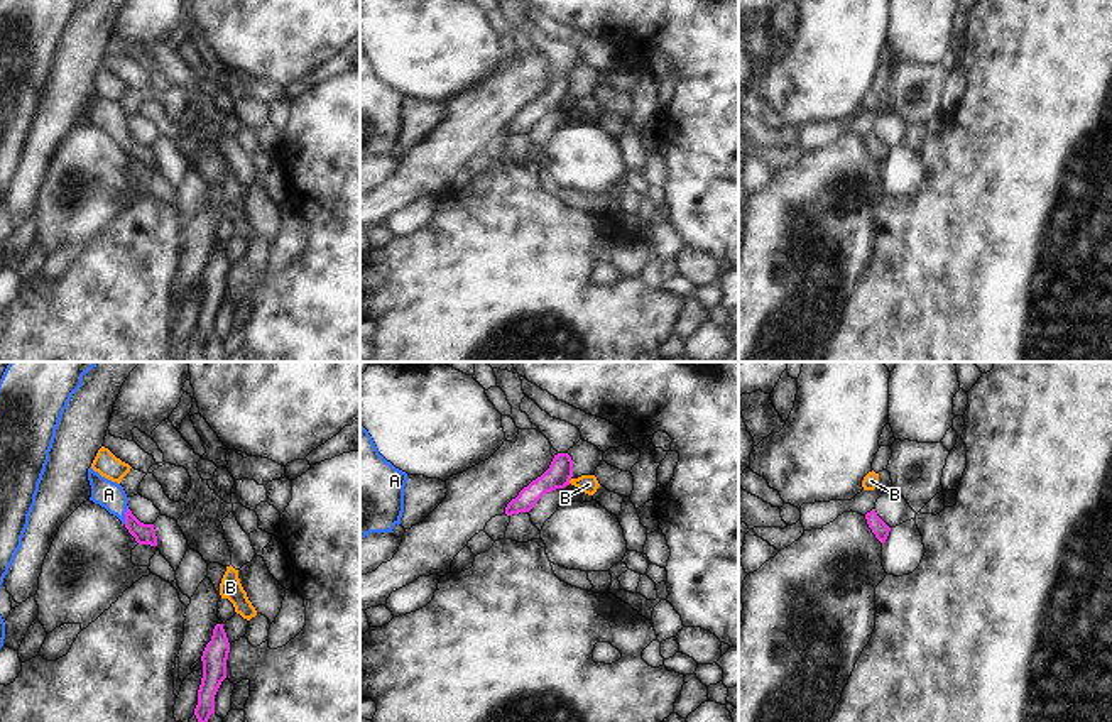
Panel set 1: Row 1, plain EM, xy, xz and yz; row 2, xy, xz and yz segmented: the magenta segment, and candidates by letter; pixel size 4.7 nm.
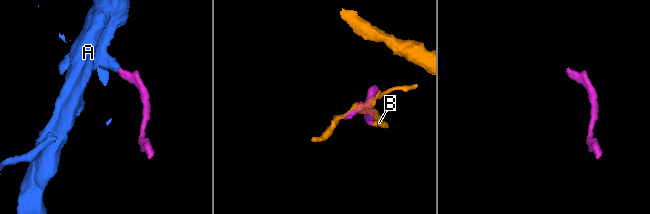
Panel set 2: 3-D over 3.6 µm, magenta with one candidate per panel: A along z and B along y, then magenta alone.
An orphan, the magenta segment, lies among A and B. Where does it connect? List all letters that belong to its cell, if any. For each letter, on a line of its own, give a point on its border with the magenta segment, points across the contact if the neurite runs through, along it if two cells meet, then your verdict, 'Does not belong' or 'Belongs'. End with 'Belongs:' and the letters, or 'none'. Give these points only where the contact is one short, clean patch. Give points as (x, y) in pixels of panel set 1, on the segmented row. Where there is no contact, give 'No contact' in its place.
A: Touches magenta at xy (125, 514). Path across: xy (144, 533), (125, 514), (109, 494). Belongs
B: Touches magenta at xz (570, 479). Boundary: xz (572, 479), (568, 482). Does not belong
Belongs: A.

